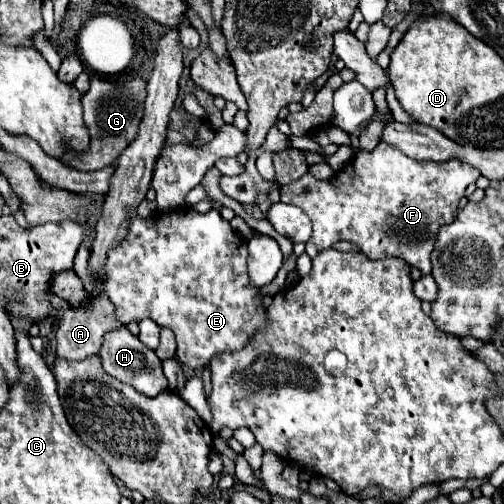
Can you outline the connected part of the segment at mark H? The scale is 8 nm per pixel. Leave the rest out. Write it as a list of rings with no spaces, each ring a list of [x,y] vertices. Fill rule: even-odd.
[[[117,328],[117,330],[105,334],[99,358],[101,358],[107,374],[133,386],[135,390],[139,390],[141,394],[145,394],[149,398],[155,398],[157,394],[161,394],[169,388],[167,378],[165,378],[163,368],[161,368],[161,360],[157,358],[157,354],[153,350],[149,350],[145,344],[141,344],[139,338],[133,336],[127,328]]]

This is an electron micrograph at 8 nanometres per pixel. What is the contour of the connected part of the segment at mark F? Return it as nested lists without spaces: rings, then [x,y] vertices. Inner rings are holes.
[[[379,142],[373,152],[359,150],[331,180],[319,180],[311,172],[299,180],[281,186],[281,202],[299,206],[313,222],[313,234],[307,240],[307,254],[315,258],[337,240],[359,246],[371,260],[397,256],[431,274],[431,252],[441,226],[453,222],[465,188],[479,178],[469,164],[417,162],[395,146]]]

